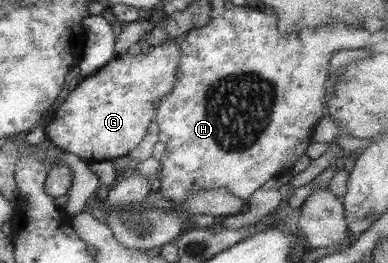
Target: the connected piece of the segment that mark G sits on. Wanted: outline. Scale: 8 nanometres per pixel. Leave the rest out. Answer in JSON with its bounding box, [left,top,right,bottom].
[44,39,180,161]

